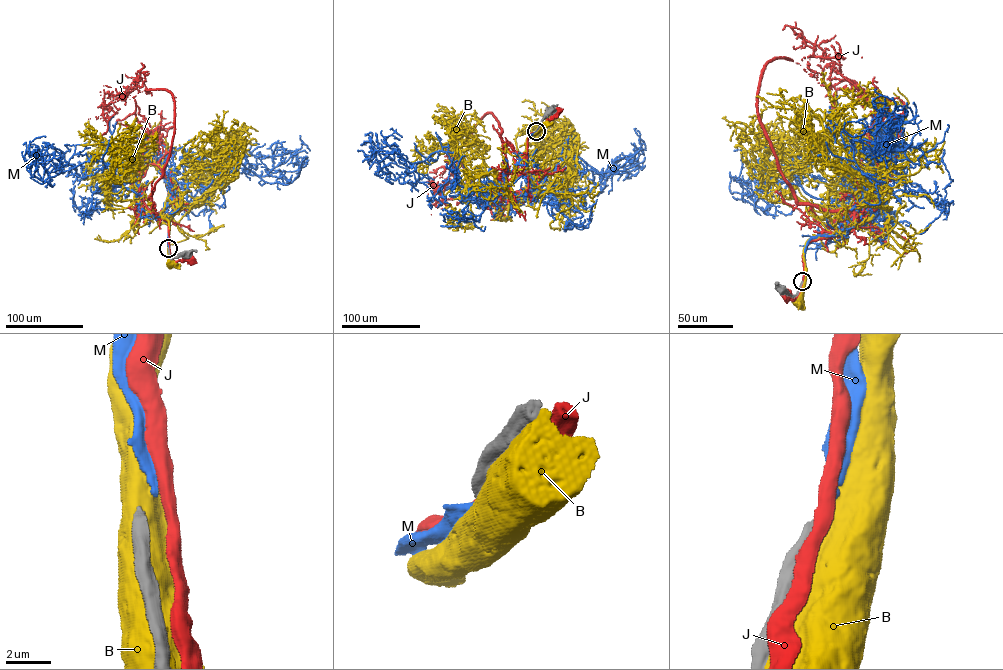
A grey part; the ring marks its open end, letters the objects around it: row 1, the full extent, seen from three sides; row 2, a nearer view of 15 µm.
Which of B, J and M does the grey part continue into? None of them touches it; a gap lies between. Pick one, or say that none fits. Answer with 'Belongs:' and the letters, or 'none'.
Belongs: M

